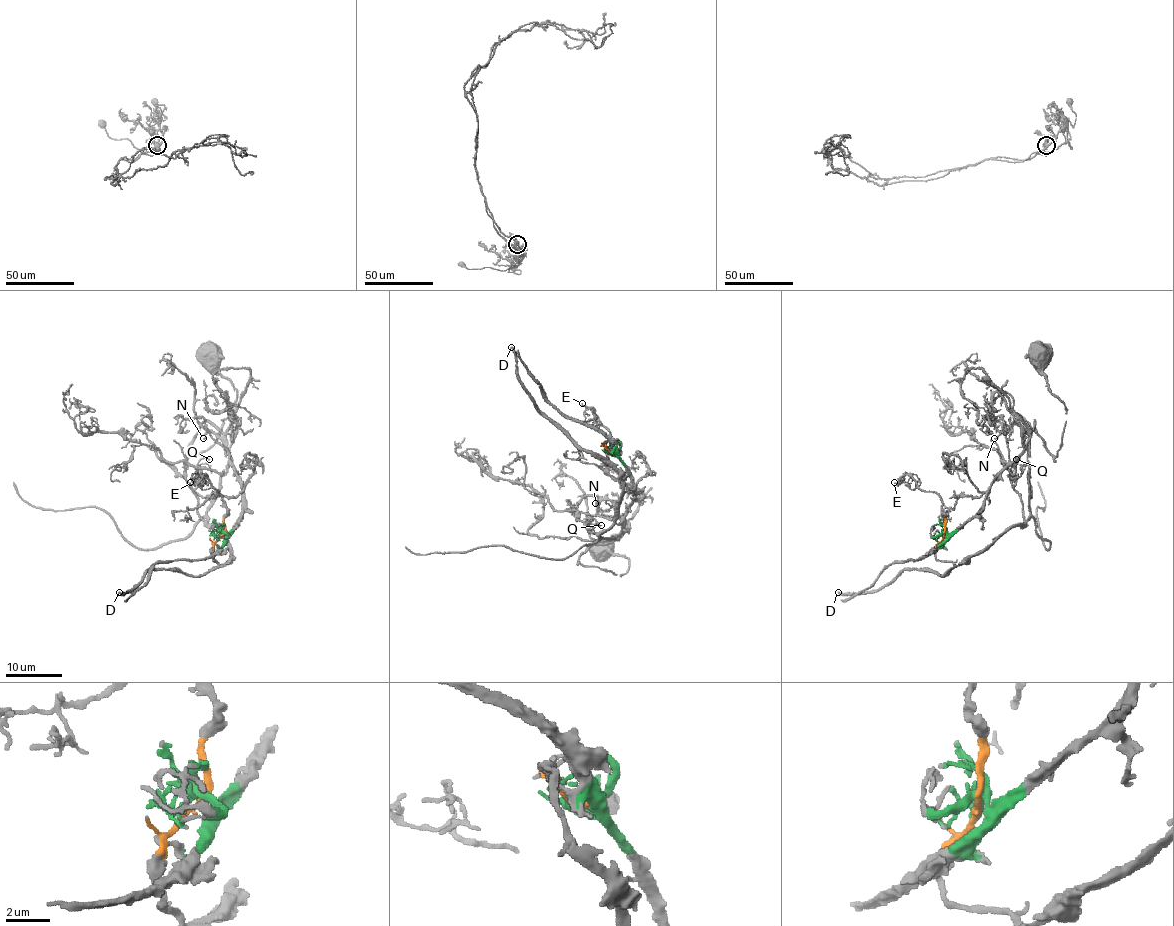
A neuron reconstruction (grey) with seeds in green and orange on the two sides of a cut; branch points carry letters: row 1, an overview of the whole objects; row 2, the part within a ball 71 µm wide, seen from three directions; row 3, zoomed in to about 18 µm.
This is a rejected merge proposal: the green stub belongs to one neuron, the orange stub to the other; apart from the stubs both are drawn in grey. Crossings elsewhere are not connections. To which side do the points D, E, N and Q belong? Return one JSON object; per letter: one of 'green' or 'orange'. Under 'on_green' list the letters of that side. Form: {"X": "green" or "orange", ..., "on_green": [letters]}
{"D": "orange", "E": "orange", "N": "green", "Q": "orange", "on_green": ["N"]}

